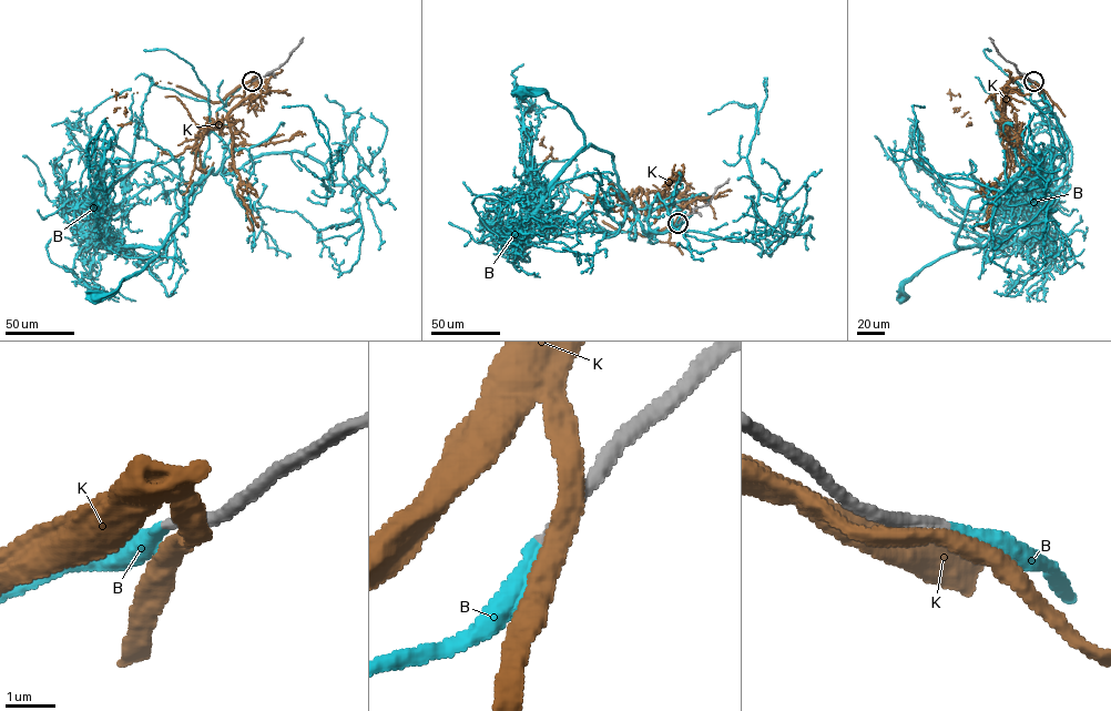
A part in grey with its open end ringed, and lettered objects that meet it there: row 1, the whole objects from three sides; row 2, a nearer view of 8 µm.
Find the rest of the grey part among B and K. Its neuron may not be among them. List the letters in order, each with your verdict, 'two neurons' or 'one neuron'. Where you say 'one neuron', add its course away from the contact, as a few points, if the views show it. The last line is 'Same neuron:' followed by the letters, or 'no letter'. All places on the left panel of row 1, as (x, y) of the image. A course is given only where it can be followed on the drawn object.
B: one neuron | via (252, 80), (223, 107), (230, 142), (221, 168), (192, 186), (186, 217), (141, 271), (95, 297)
K: two neurons
Same neuron: B

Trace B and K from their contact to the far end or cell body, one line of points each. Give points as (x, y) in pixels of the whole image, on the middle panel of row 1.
B: (678, 223), (649, 232), (651, 243), (612, 154), (581, 150), (583, 133), (567, 109), (544, 92), (521, 93)
K: (679, 222), (642, 236), (604, 223), (583, 203), (548, 195), (540, 190), (541, 140)

